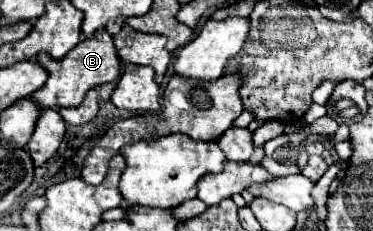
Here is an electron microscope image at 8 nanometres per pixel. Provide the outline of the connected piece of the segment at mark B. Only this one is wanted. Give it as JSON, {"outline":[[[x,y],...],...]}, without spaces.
{"outline":[[[100,28],[92,38],[82,40],[68,56],[62,60],[54,60],[48,52],[38,54],[38,62],[48,70],[48,80],[44,88],[36,90],[30,98],[38,102],[42,108],[54,108],[54,106],[78,106],[84,100],[84,94],[100,84],[112,82],[120,74],[120,58],[118,50],[114,46],[112,36],[108,34],[106,28]]]}

